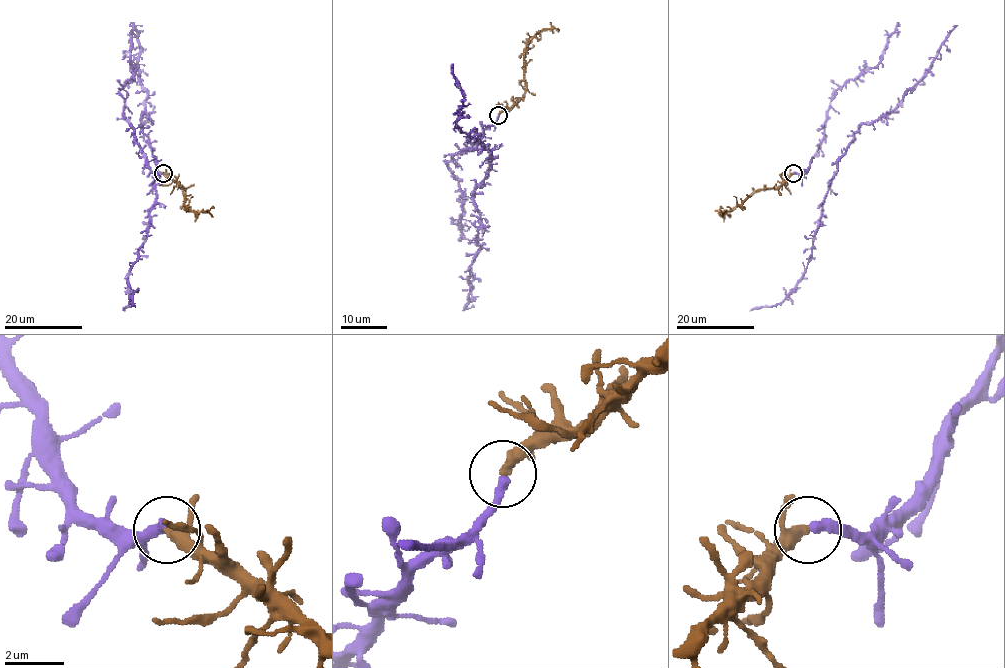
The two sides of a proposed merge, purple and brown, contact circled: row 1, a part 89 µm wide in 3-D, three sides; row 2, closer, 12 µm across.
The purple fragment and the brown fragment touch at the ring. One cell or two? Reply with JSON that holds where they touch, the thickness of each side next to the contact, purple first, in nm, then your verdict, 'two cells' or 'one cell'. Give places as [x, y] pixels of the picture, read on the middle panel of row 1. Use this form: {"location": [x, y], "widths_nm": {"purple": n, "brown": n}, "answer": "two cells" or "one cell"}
{"location": [498, 115], "widths_nm": {"purple": 320, "brown": 280}, "answer": "one cell"}

